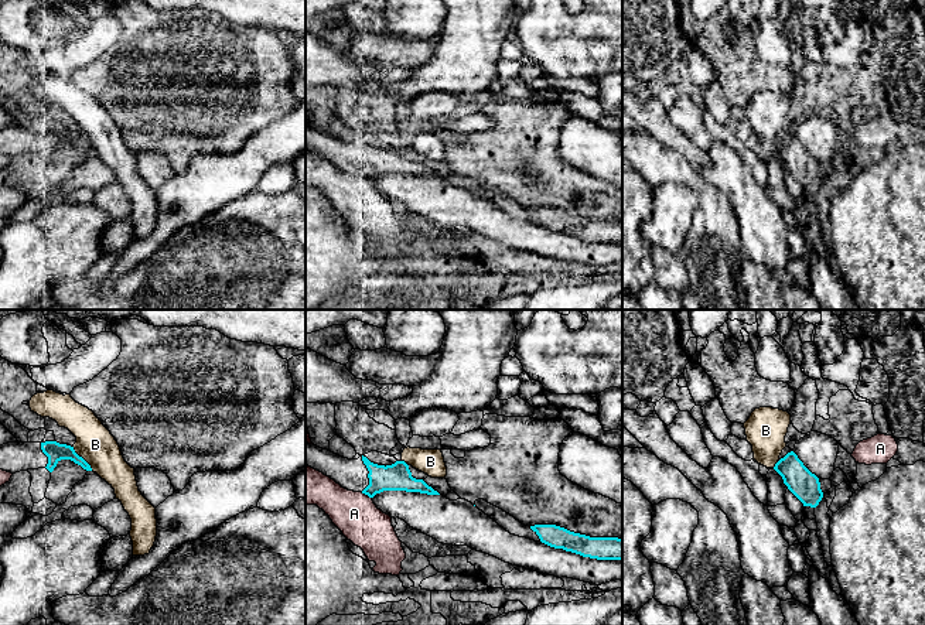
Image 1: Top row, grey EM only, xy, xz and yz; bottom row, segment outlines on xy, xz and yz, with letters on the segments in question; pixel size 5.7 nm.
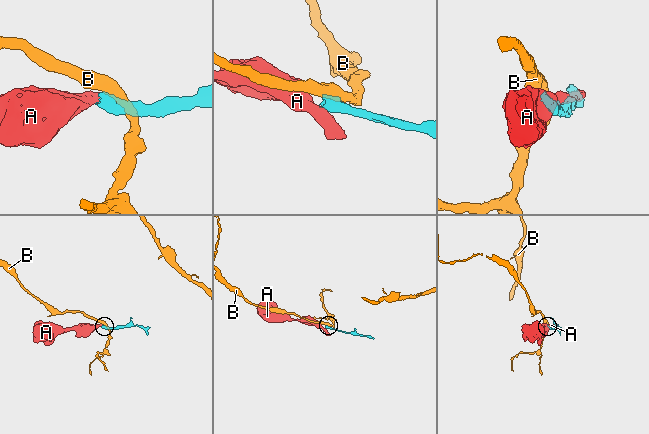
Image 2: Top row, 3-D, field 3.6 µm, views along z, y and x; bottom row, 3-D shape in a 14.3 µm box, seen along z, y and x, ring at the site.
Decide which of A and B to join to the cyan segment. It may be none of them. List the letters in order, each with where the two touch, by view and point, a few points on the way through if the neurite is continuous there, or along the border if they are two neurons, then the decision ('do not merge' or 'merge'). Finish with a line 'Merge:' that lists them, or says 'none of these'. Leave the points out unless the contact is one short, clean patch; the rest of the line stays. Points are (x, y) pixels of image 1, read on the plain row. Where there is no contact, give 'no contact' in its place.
A: contact xz (367, 177); do not merge
B: contact xy (82, 142); border xy (72, 129), (92, 153); do not merge
Merge: none of these

